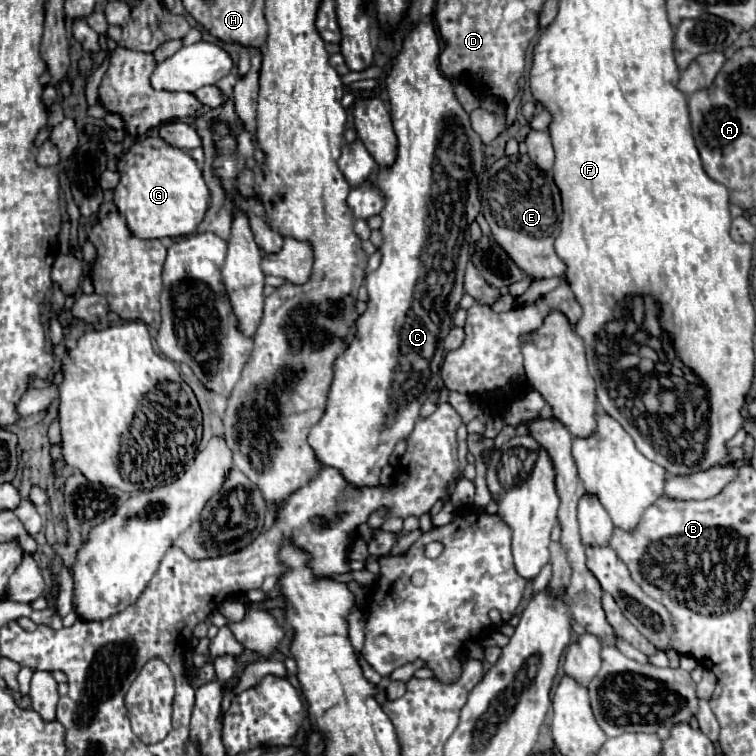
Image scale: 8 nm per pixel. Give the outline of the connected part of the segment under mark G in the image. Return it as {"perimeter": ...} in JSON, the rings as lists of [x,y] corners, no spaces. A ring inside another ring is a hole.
{"perimeter":[[[146,137],[130,147],[118,171],[122,179],[114,189],[114,203],[140,239],[190,235],[202,223],[210,205],[210,189],[198,163],[186,151],[168,145],[162,137]]]}

